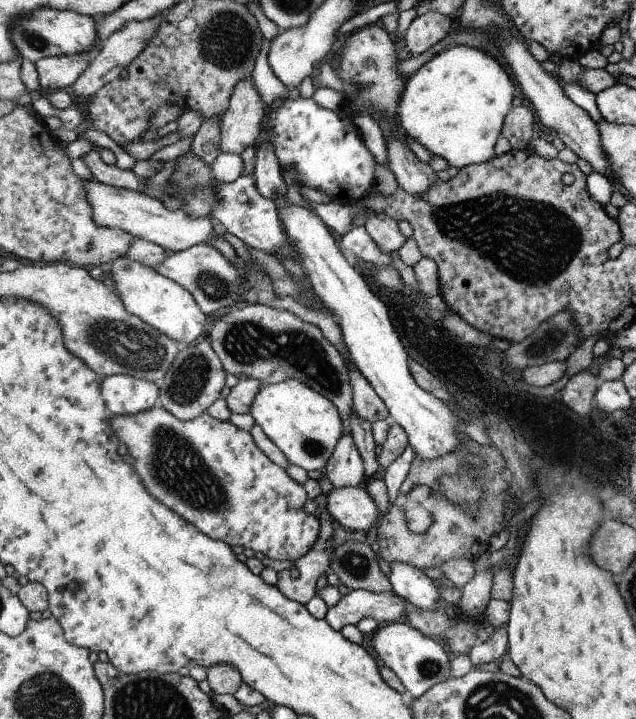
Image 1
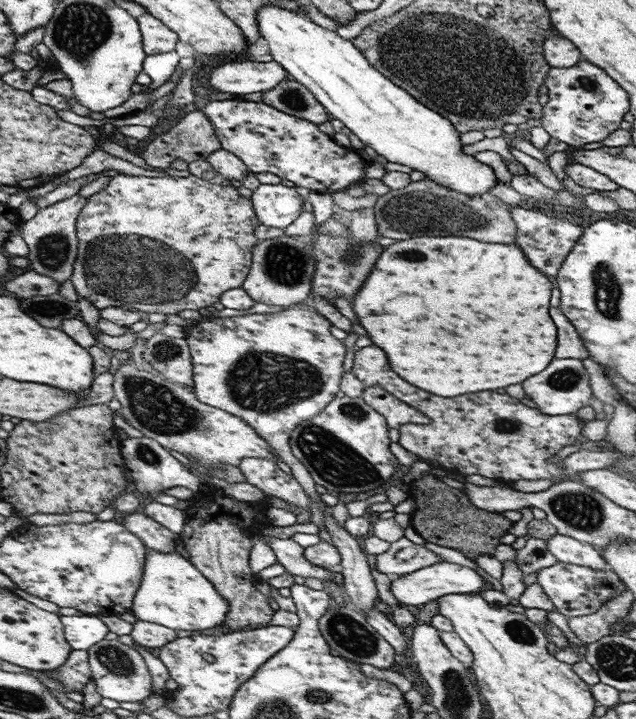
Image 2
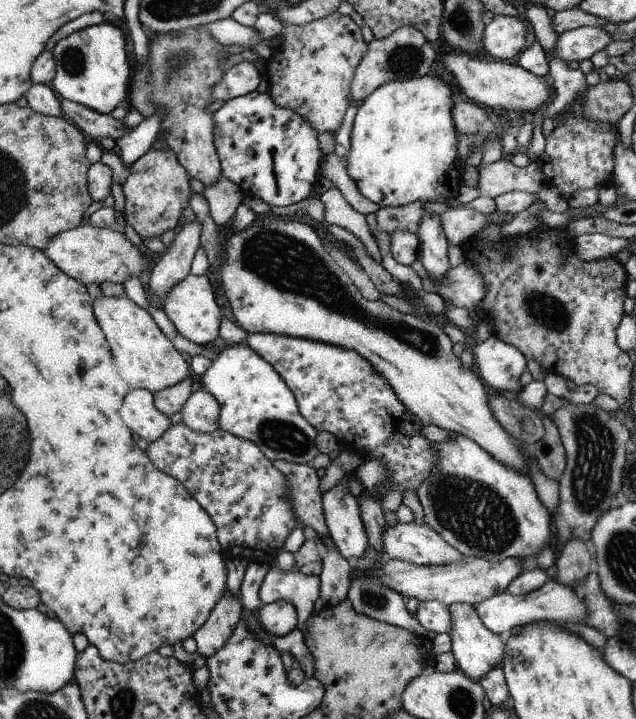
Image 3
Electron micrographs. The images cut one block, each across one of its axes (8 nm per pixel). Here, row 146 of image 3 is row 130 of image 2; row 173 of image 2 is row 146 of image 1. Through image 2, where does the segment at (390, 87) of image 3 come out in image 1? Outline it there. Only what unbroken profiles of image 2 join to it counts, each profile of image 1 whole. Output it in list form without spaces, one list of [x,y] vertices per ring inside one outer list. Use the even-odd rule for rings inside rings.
[[[454,46],[435,54],[406,81],[398,102],[398,128],[405,136],[438,153],[458,170],[494,158],[504,118],[512,110],[517,84],[496,58],[480,48]]]

